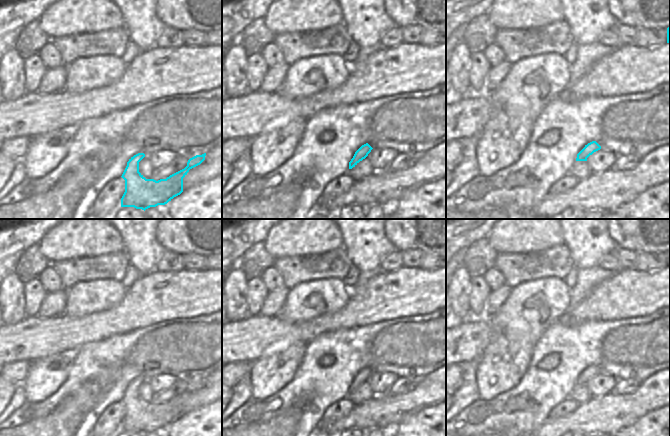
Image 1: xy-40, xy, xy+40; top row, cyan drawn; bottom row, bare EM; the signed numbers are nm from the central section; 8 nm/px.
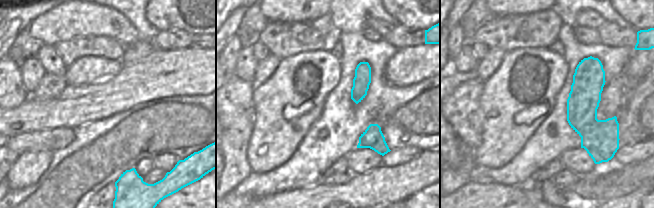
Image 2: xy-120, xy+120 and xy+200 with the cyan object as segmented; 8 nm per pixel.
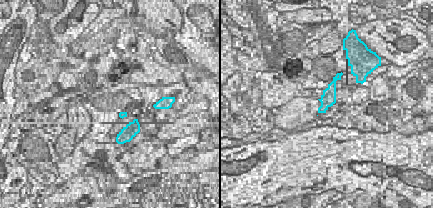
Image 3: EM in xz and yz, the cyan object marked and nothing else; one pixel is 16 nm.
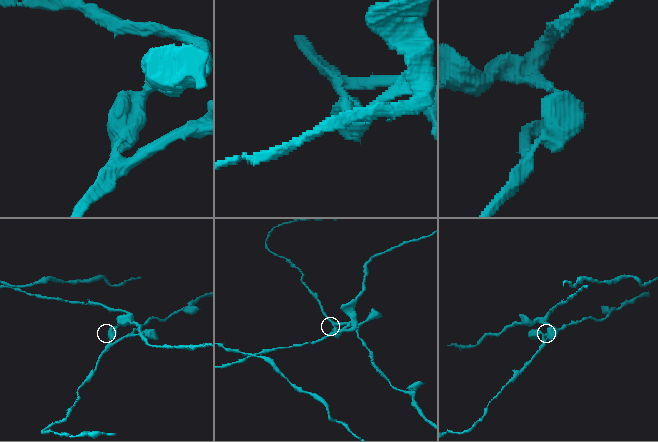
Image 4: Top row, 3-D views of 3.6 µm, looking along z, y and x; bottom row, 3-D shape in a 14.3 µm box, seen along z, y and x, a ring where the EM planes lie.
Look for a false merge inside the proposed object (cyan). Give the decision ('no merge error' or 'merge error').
merge error

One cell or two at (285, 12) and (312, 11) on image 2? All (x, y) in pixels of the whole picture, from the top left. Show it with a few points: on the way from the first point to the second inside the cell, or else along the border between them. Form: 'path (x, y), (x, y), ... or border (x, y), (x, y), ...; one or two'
path (292, 11), (305, 11); one

